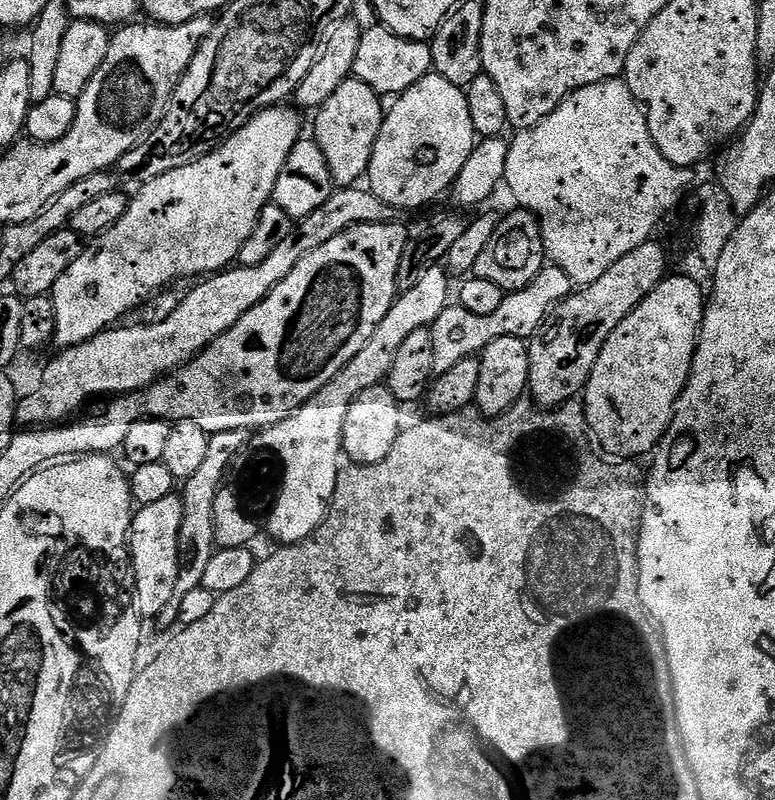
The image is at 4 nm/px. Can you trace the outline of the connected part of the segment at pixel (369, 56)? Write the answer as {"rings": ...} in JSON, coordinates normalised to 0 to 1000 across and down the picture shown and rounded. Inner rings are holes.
{"rings":[[[471,34],[466,39],[454,95],[472,103],[472,108],[477,108],[493,123],[510,123],[559,89],[557,61],[546,50],[525,50],[510,45],[501,35],[484,34]]]}

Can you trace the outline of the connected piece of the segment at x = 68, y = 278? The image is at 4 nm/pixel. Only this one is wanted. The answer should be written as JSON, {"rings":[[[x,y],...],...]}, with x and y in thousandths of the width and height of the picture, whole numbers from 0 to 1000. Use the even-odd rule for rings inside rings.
{"rings":[[[372,134],[339,135],[271,193],[179,231],[181,241],[166,249],[159,273],[142,288],[123,296],[110,309],[101,328],[95,328],[95,333],[90,333],[90,338],[85,338],[85,343],[70,353],[65,369],[70,378],[70,430],[74,436],[94,435],[154,406],[164,390],[173,389],[185,375],[194,374],[200,365],[209,364],[231,345],[267,348],[301,334],[308,326],[317,298],[328,293],[328,283],[338,263],[351,250],[359,218],[364,218],[364,208],[369,208],[374,188],[379,188],[379,183],[390,174],[388,141],[381,134]]]}

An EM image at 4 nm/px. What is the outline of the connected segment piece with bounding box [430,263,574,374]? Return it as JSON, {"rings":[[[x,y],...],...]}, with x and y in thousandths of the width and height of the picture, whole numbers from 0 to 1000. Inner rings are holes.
{"rings":[[[708,329],[693,343],[689,353],[667,365],[652,369],[648,383],[637,388],[631,395],[606,393],[606,388],[592,383],[579,383],[565,393],[565,398],[555,411],[557,418],[557,431],[560,433],[560,466],[569,468],[582,459],[590,458],[591,453],[604,446],[613,446],[625,439],[637,423],[649,420],[670,420],[672,423],[686,423],[703,409],[705,401],[711,396],[717,381],[741,364],[738,349],[720,333]]]}

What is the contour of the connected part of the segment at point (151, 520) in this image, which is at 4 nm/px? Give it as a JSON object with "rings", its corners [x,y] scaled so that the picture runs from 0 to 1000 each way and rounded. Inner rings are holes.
{"rings":[[[223,618],[194,633],[179,631],[170,646],[170,711],[175,719],[175,763],[186,773],[205,771],[206,765],[225,748],[232,716],[232,664],[235,663],[235,628]]]}

